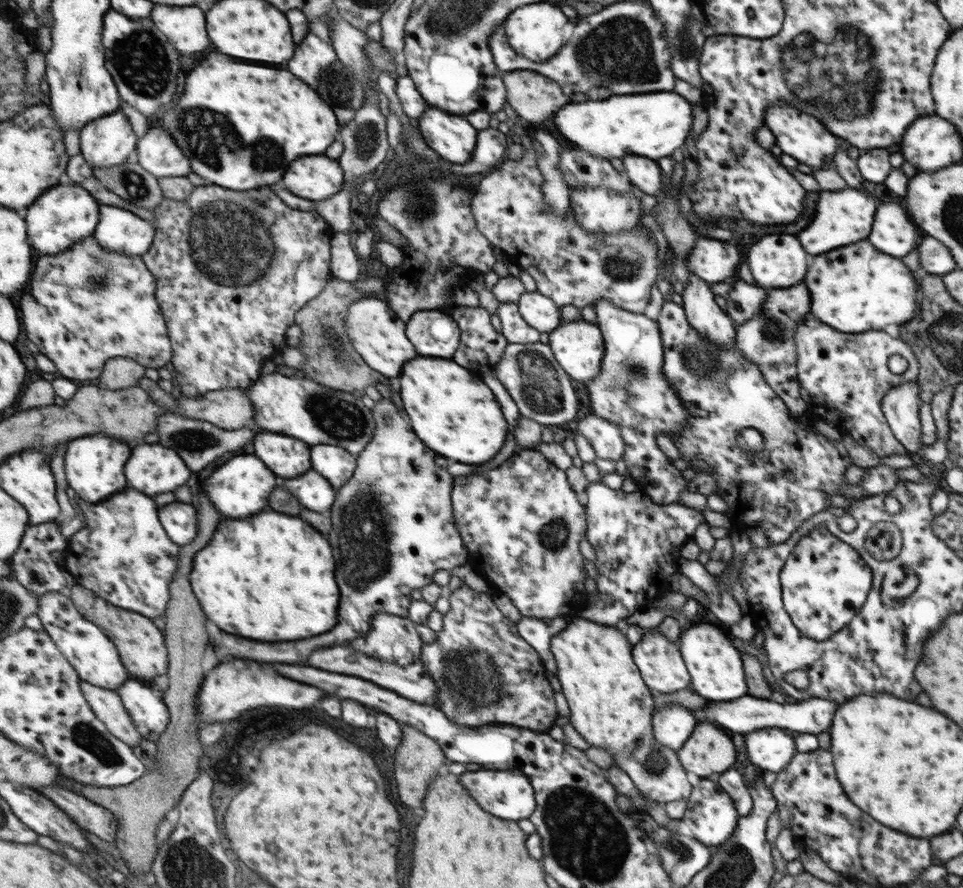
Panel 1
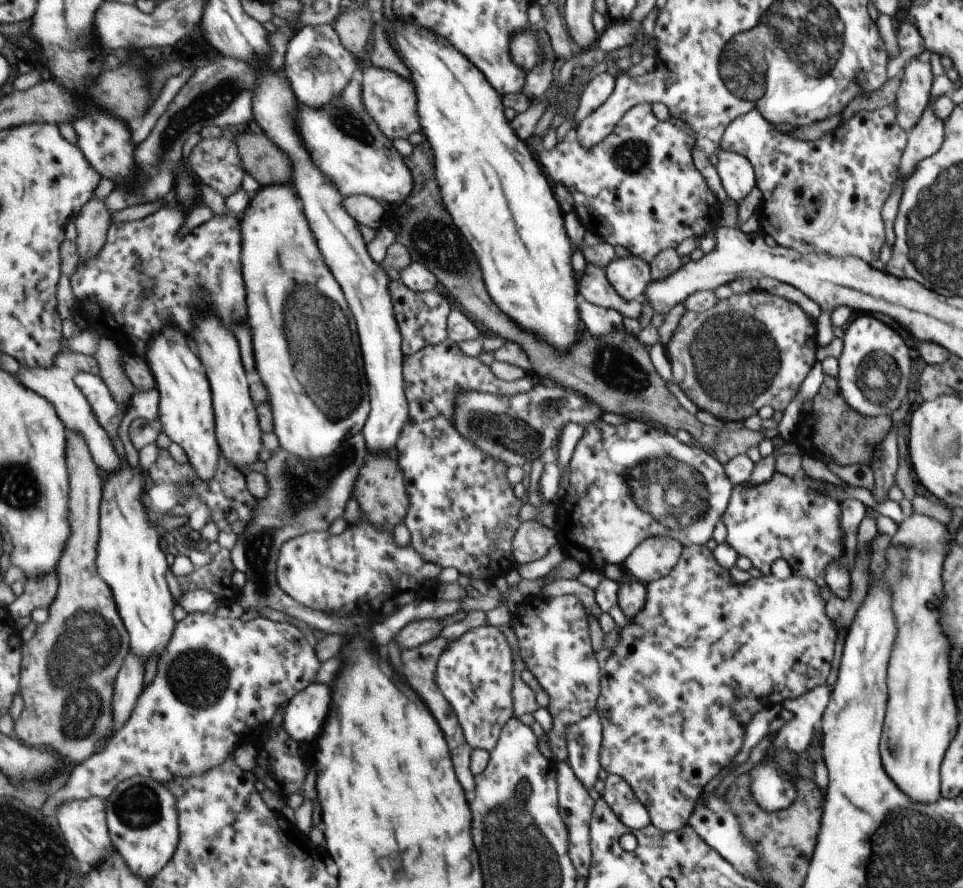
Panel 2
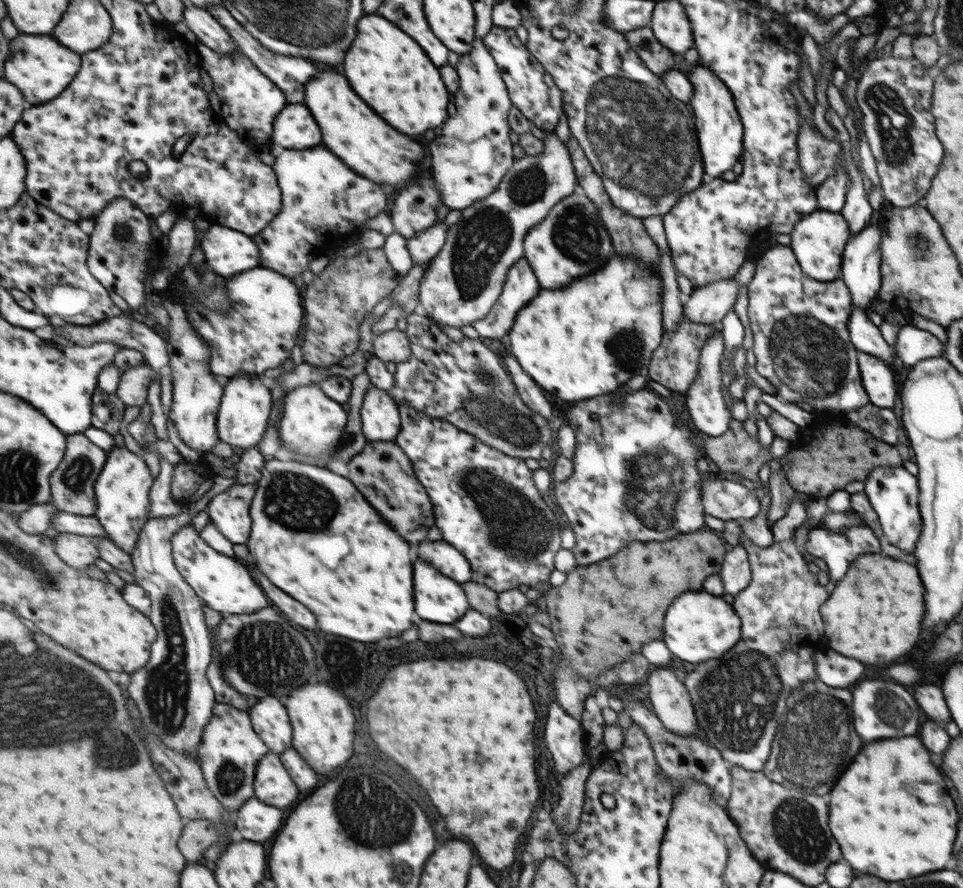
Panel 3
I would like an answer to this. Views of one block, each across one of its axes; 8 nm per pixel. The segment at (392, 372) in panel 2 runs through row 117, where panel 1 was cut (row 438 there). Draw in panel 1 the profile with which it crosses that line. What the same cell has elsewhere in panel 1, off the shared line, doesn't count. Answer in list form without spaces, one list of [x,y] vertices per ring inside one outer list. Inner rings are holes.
[[[259,432],[253,446],[255,456],[265,460],[265,464],[283,478],[293,478],[311,470],[311,450],[303,440],[277,432]]]

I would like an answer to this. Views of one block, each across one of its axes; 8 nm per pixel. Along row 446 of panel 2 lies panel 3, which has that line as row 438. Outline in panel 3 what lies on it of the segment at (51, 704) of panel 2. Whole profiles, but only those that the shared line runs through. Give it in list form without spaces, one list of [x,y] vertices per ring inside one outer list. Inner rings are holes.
[[[75,434],[69,436],[69,450],[65,454],[63,464],[57,472],[53,472],[53,504],[65,512],[79,514],[79,516],[95,516],[97,514],[97,480],[101,478],[101,472],[105,470],[105,464],[109,460],[109,452],[101,446],[97,446],[89,436]]]

